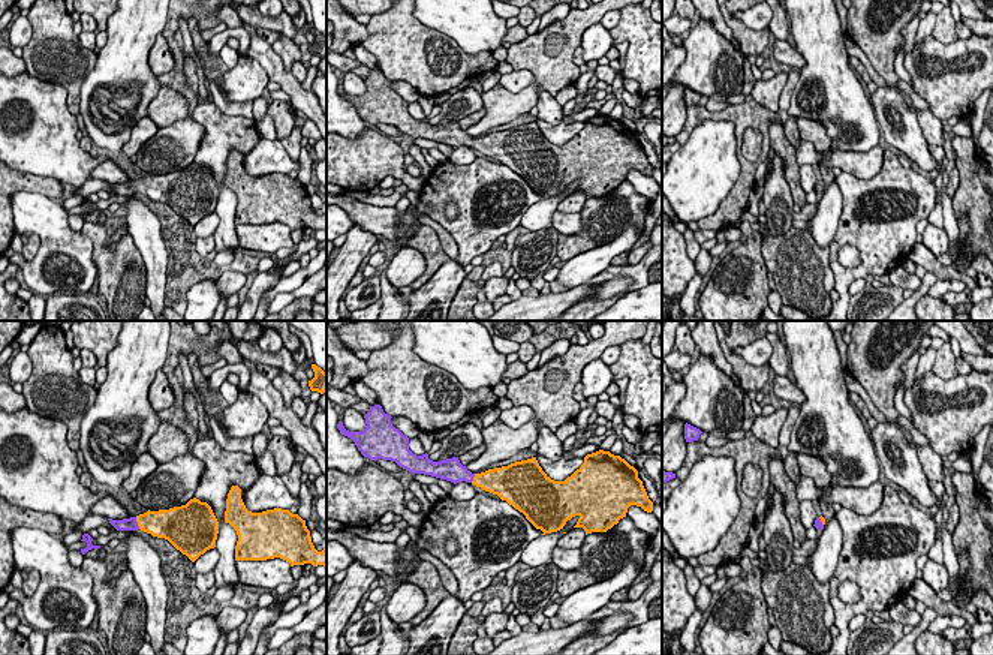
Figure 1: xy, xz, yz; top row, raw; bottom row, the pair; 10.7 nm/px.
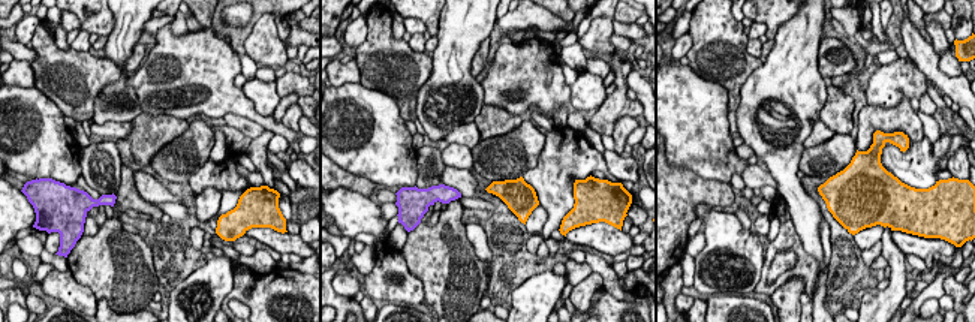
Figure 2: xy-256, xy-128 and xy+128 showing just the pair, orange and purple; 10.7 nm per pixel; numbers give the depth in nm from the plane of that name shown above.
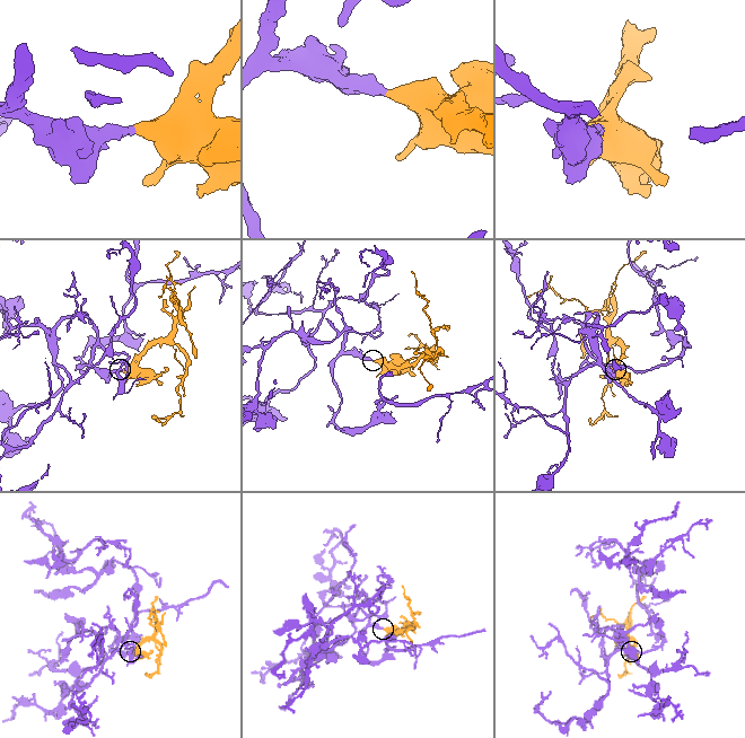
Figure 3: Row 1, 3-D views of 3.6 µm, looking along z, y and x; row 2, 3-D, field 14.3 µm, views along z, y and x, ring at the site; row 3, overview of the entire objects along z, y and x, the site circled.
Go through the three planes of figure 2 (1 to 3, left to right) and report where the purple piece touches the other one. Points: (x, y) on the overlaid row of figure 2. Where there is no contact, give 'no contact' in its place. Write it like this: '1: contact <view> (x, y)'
1: no contact
2: no contact
3: no contact

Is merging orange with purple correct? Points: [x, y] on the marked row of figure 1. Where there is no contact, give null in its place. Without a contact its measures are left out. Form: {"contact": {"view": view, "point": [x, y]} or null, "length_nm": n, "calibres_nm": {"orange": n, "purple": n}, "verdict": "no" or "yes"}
{"contact": {"view": "xy", "point": [138, 523]}, "length_nm": 140, "calibres_nm": {"orange": 300, "purple": 130}, "verdict": "yes"}

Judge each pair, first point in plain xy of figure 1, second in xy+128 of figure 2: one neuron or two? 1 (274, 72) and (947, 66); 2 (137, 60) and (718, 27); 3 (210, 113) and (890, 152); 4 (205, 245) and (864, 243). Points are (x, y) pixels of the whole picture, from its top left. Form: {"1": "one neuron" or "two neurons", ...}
{"1": "two neurons", "2": "two neurons", "3": "two neurons", "4": "two neurons"}

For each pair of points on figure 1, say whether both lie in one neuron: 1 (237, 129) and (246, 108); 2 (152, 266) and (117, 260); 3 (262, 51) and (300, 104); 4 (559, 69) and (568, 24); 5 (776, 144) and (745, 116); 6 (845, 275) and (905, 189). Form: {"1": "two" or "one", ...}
{"1": "two", "2": "two", "3": "one", "4": "one", "5": "two", "6": "one"}

